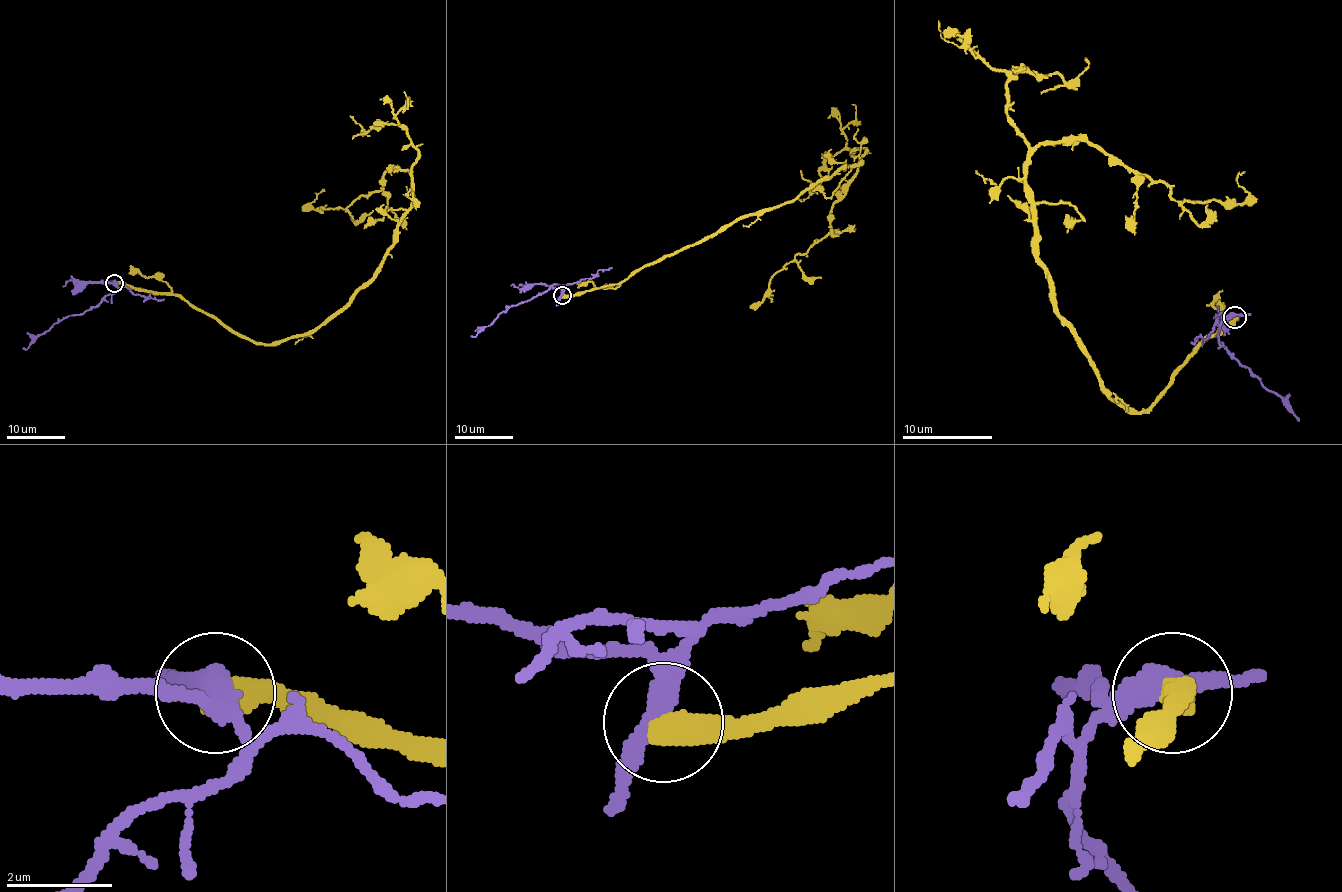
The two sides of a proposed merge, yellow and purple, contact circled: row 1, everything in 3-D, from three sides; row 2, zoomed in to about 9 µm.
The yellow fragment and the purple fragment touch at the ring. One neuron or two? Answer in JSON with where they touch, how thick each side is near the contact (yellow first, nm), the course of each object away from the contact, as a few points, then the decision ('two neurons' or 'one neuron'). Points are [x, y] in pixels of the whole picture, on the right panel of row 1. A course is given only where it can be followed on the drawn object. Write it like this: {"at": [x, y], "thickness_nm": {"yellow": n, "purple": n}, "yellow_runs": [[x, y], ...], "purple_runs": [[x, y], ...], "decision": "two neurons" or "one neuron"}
{"at": [1235, 317], "thickness_nm": {"yellow": 600, "purple": 340}, "yellow_runs": [[1234, 317], [1146, 410], [1117, 403], [1056, 311], [1027, 157], [1085, 139], [1180, 202], [1243, 202], [1245, 171]], "purple_runs": [[1234, 317], [1227, 317], [1220, 326], [1218, 340], [1297, 417]], "decision": "two neurons"}

